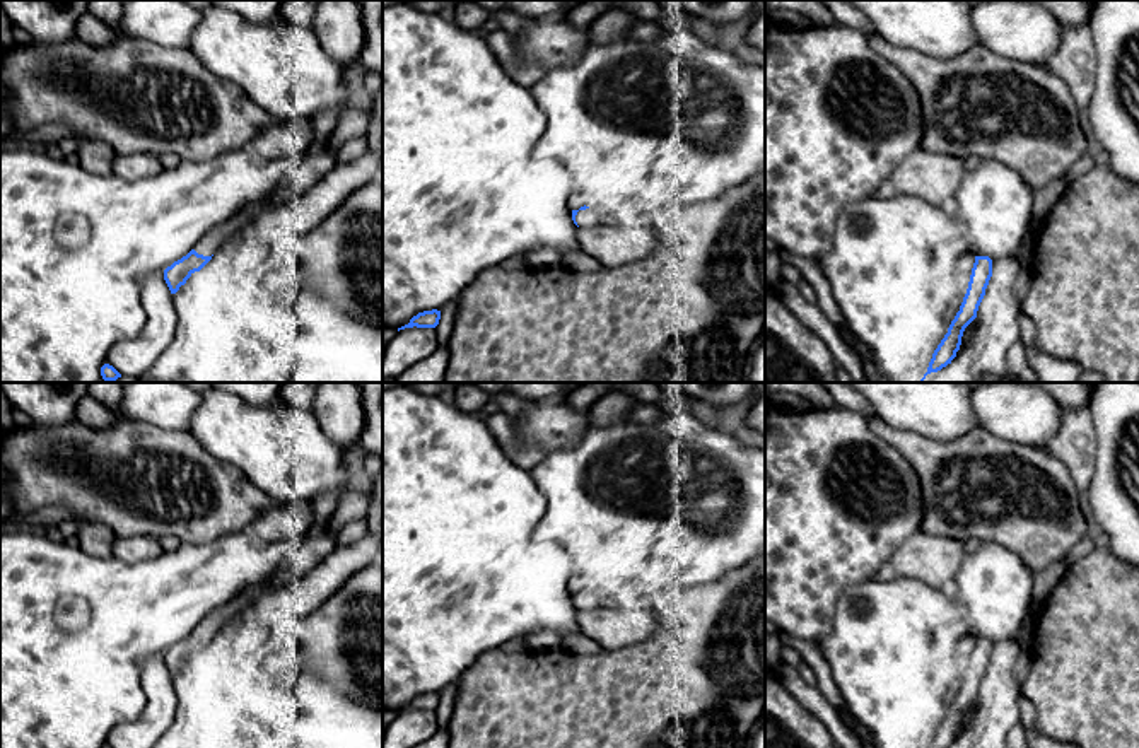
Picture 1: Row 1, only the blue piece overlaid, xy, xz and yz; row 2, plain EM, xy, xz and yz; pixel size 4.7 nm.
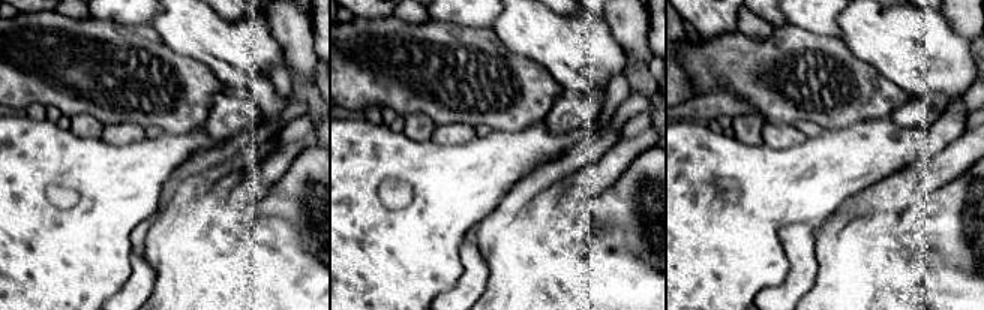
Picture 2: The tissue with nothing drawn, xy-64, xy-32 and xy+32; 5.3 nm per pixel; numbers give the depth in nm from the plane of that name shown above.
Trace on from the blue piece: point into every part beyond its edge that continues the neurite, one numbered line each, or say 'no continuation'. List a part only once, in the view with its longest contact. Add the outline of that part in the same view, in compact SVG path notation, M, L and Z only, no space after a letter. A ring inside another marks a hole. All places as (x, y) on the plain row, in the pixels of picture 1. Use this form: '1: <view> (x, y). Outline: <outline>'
1: xz (588, 600). Outline: M591 591L579 593L575 598L575 605L579 610L599 608L599 596Z

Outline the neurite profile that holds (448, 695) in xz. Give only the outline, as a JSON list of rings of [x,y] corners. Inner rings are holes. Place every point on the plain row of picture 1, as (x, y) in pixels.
[[[458,680],[449,683],[442,692],[441,692],[441,702],[439,707],[434,710],[437,716],[437,724],[441,729],[447,729],[453,710],[454,710],[454,702],[456,702],[456,693],[458,693]]]

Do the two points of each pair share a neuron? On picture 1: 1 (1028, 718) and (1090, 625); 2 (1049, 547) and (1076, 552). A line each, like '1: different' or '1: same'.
1: different
2: different

